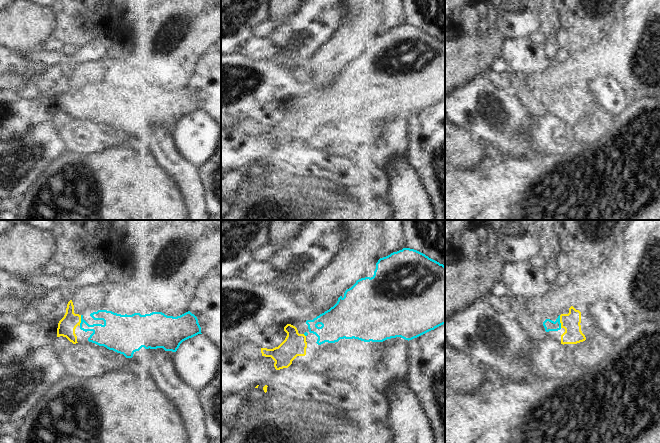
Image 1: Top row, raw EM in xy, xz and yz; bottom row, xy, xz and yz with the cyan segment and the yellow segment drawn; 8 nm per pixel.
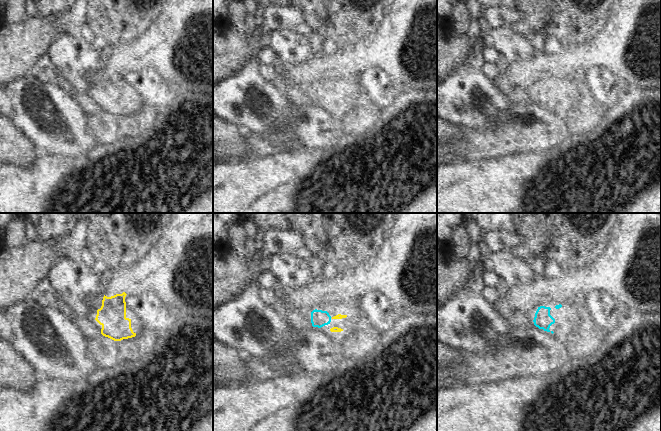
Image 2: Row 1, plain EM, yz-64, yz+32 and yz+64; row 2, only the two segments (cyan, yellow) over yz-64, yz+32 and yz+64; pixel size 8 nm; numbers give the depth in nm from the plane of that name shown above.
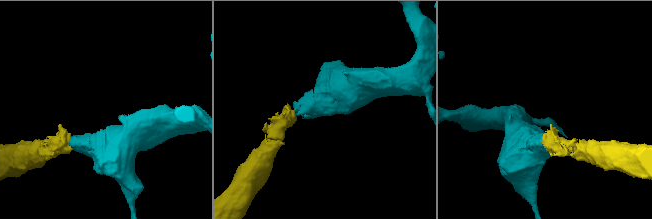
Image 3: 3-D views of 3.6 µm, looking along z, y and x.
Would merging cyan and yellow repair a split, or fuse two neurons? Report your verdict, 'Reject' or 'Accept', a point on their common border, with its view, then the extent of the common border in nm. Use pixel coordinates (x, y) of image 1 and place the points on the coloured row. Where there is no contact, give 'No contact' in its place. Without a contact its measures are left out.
Accept. Touches cyan at yz (559, 321). Shared border 110 nm.

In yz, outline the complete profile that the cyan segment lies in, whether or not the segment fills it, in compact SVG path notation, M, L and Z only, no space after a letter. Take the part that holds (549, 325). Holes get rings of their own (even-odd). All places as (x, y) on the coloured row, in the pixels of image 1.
M573 306L569 308L568 314L561 314L556 321L546 319L543 326L546 332L558 331L561 328L565 332L561 335L561 344L577 344L586 340L585 335L581 331L581 312Z

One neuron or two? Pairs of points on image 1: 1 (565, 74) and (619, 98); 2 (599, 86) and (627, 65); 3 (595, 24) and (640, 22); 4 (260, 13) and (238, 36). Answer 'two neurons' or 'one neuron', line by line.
1: two neurons
2: two neurons
3: two neurons
4: one neuron

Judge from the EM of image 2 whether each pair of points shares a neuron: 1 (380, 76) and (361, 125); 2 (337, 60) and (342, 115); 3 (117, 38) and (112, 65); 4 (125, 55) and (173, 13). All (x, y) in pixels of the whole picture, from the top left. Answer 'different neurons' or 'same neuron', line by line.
1: different neurons
2: same neuron
3: different neurons
4: same neuron

